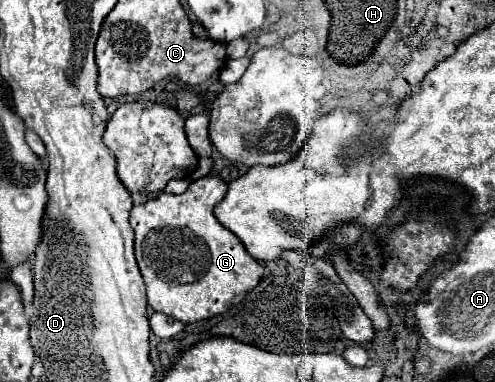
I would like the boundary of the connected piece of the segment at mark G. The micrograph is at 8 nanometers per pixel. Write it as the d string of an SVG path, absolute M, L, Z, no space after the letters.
M208 175L190 183L182 195L162 191L130 211L135 258L146 283L148 305L154 311L182 323L196 323L226 313L258 285L264 267L212 213L226 191L228 185L220 177Z

